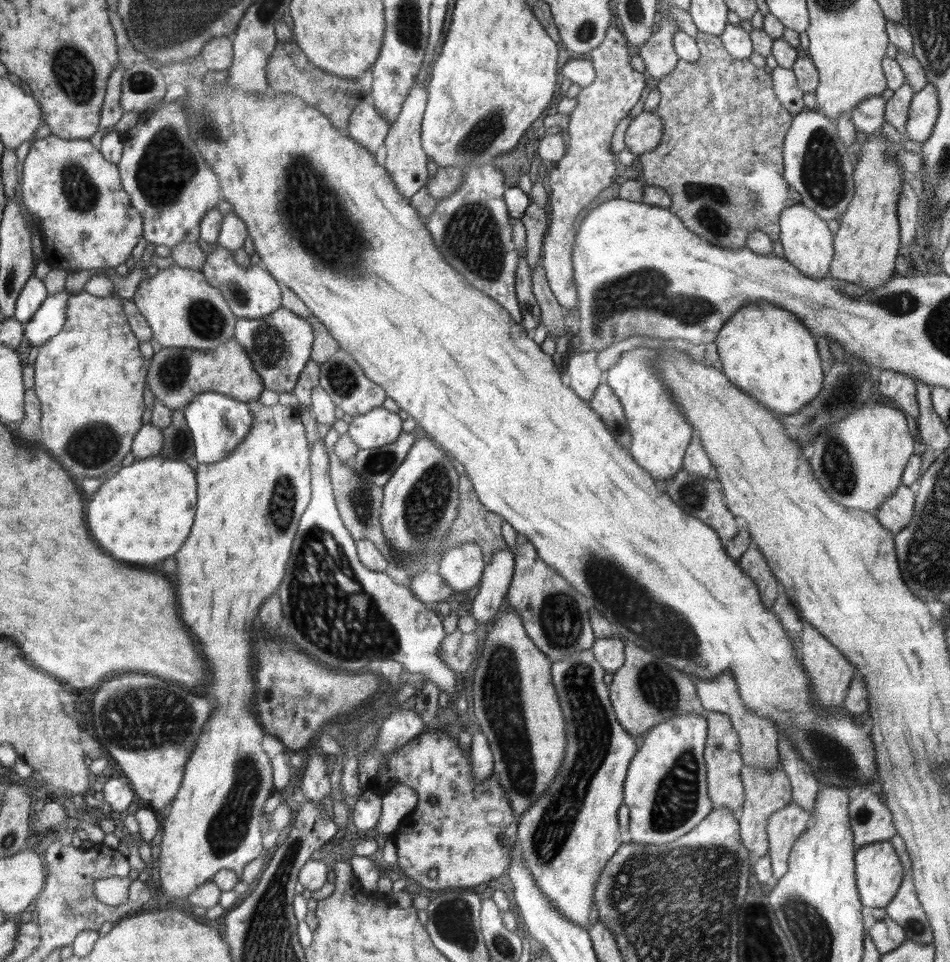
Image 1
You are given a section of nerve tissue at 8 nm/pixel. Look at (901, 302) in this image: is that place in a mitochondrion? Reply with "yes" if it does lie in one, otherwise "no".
yes

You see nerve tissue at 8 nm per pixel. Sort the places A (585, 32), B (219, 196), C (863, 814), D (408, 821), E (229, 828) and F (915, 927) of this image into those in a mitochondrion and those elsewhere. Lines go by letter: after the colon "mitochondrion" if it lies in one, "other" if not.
A: mitochondrion
B: other
C: mitochondrion
D: other
E: mitochondrion
F: mitochondrion

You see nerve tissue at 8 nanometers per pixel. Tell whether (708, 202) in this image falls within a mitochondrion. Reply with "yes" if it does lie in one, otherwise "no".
yes

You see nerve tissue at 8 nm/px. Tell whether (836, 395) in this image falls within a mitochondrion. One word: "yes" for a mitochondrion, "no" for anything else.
yes

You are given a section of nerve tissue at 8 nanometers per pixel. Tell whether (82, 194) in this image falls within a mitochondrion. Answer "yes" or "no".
yes

